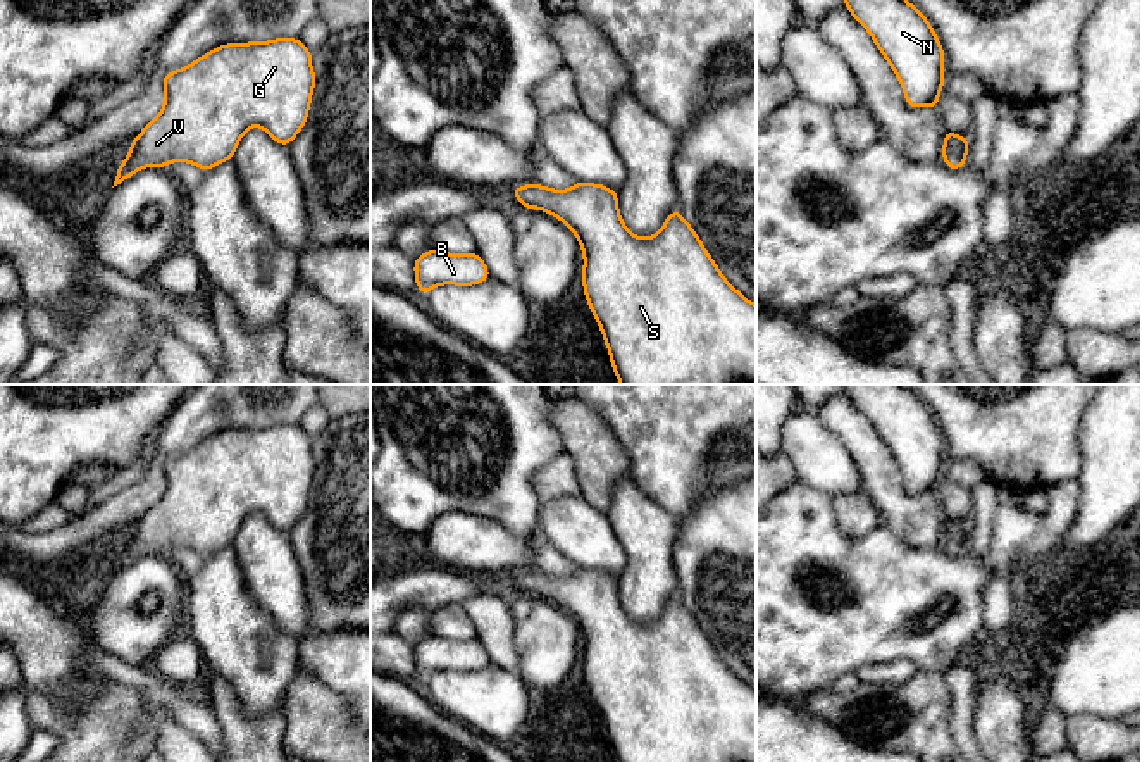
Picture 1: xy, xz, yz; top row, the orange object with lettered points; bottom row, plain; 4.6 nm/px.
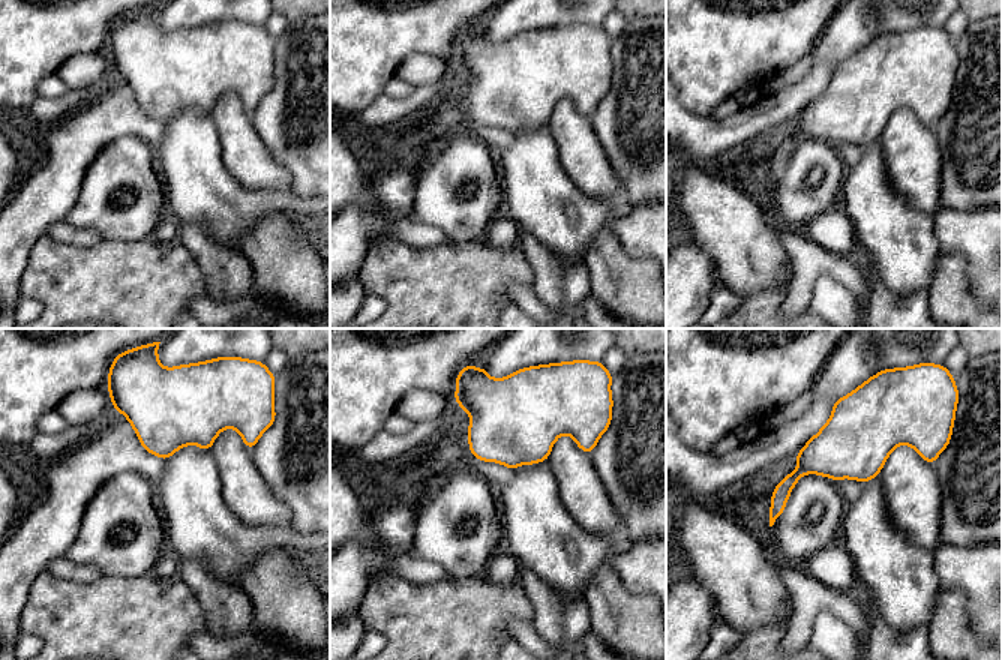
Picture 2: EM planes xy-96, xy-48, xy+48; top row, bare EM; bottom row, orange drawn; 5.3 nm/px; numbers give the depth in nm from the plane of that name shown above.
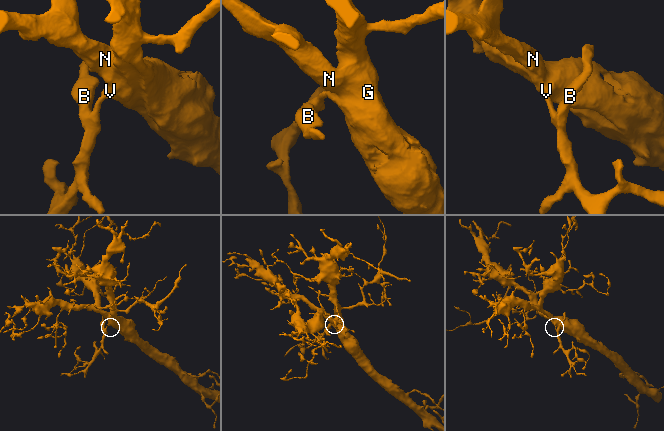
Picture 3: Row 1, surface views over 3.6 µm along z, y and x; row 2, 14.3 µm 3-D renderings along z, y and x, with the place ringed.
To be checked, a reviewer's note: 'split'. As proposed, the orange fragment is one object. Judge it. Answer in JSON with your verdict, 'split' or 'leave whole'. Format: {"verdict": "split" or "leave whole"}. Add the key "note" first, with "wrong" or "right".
{"note": "wrong", "verdict": "leave whole"}

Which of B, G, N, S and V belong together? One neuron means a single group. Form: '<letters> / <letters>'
B G N S V

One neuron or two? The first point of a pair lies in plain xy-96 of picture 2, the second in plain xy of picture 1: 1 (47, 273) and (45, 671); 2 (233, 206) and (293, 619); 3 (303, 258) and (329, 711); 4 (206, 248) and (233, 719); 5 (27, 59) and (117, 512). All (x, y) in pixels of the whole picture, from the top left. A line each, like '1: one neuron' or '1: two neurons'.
1: two neurons
2: two neurons
3: one neuron
4: one neuron
5: two neurons

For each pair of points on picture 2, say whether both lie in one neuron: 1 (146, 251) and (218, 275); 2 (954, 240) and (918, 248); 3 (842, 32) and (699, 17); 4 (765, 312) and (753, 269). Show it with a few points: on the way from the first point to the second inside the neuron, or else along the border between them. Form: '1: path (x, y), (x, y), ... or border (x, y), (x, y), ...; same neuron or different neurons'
1: border (179, 242), (198, 266), (207, 297); different neurons
2: border (932, 215), (939, 252); different neurons
3: border (833, 15), (812, 50); different neurons
4: border (788, 269), (788, 276), (782, 282), (741, 297); different neurons

